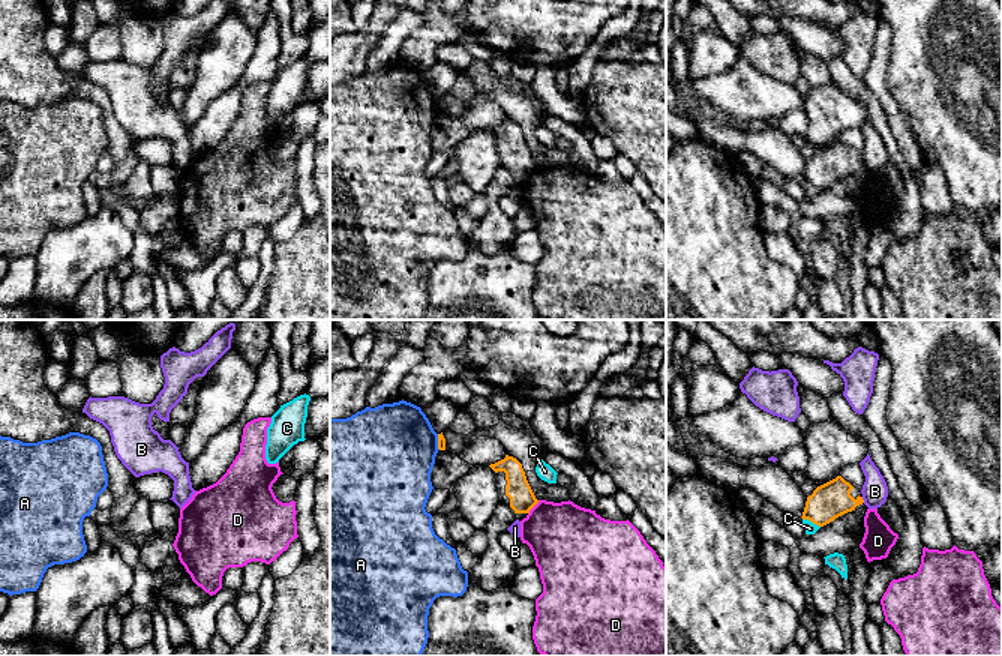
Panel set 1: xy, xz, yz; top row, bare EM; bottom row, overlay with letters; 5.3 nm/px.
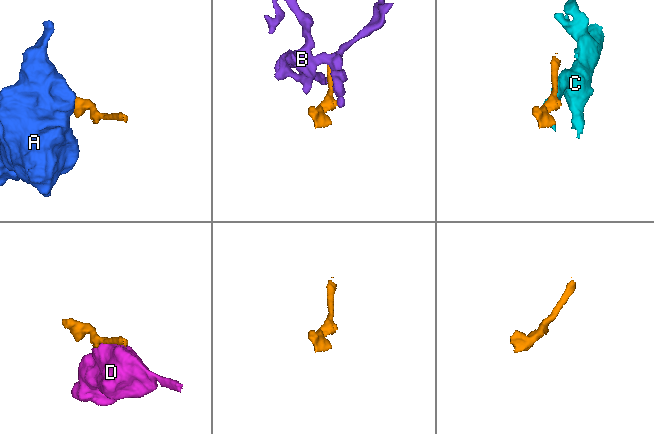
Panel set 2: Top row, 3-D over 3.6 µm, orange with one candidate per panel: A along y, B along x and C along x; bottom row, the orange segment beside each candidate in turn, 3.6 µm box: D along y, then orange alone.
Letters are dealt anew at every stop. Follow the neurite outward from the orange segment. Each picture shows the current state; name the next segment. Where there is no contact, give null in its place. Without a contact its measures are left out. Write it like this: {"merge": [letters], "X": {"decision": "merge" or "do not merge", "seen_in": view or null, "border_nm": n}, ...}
{"merge": [], "A": {"decision": "do not merge", "seen_in": "xz", "border_nm": 90}, "B": {"decision": "do not merge", "seen_in": "yz", "border_nm": 40}, "C": {"decision": "do not merge", "seen_in": "yz", "border_nm": 110}, "D": {"decision": "do not merge", "seen_in": "xz", "border_nm": 100}}

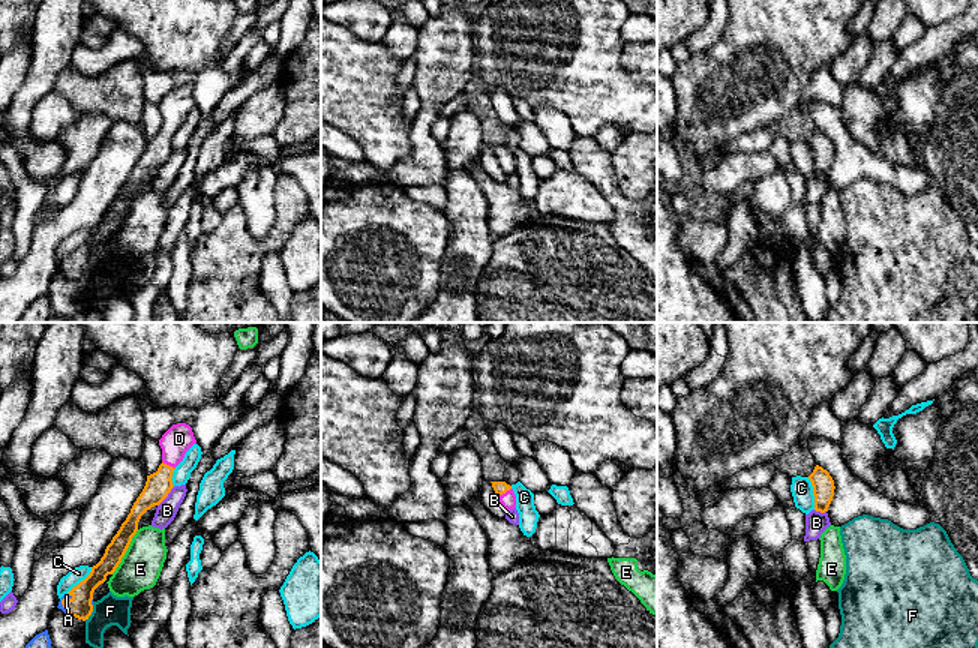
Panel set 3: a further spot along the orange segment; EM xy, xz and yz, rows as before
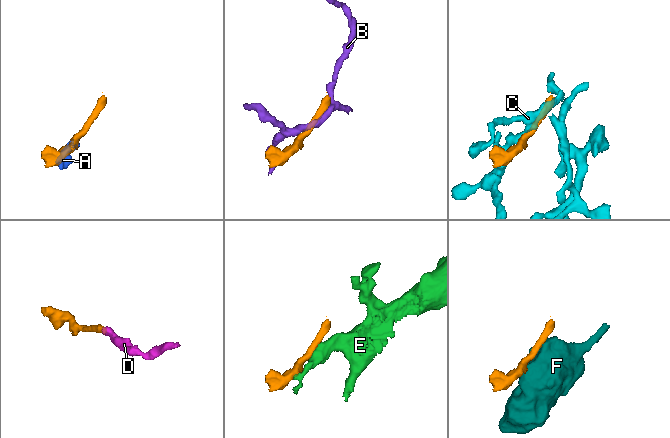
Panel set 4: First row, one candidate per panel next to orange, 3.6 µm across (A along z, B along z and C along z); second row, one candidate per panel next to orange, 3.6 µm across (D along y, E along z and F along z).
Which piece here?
{"merge": ["A", "D"], "A": {"decision": "merge", "seen_in": "xy", "border_nm": 110}, "B": {"decision": "do not merge", "seen_in": "xy", "border_nm": 140}, "C": {"decision": "do not merge", "seen_in": "yz", "border_nm": 180}, "D": {"decision": "merge", "seen_in": "xz", "border_nm": 90}, "E": {"decision": "do not merge", "seen_in": "xy", "border_nm": 280}, "F": {"decision": "do not merge", "seen_in": "xy", "border_nm": 100}}

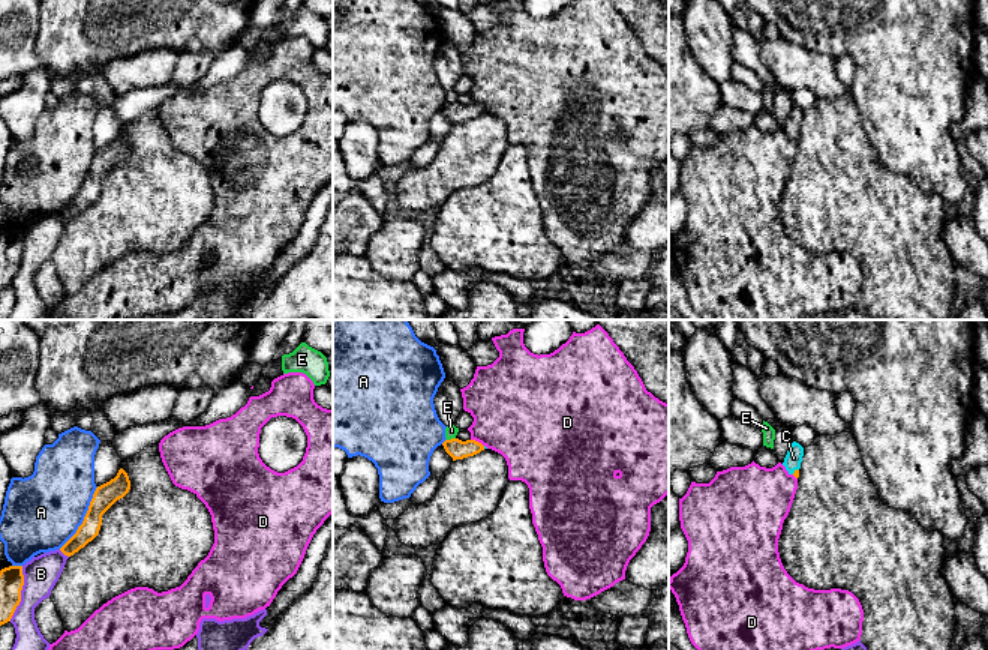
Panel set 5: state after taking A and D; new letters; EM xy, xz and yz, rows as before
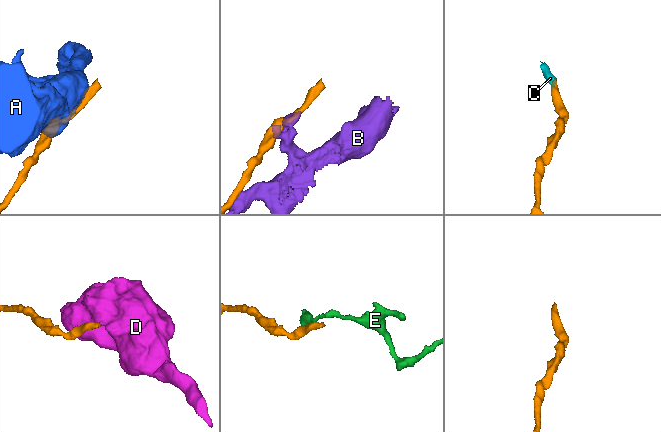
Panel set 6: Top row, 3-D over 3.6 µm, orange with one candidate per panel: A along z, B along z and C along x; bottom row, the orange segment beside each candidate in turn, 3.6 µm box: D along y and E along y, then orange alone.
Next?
{"merge": ["C"], "A": {"decision": "do not merge", "seen_in": "xy", "border_nm": 400}, "B": {"decision": "do not merge", "seen_in": "xy", "border_nm": 300}, "C": {"decision": "merge", "seen_in": "yz", "border_nm": 50}, "D": {"decision": "do not merge", "seen_in": "xz", "border_nm": 80}, "E": {"decision": "do not merge", "seen_in": "xz", "border_nm": 50}}

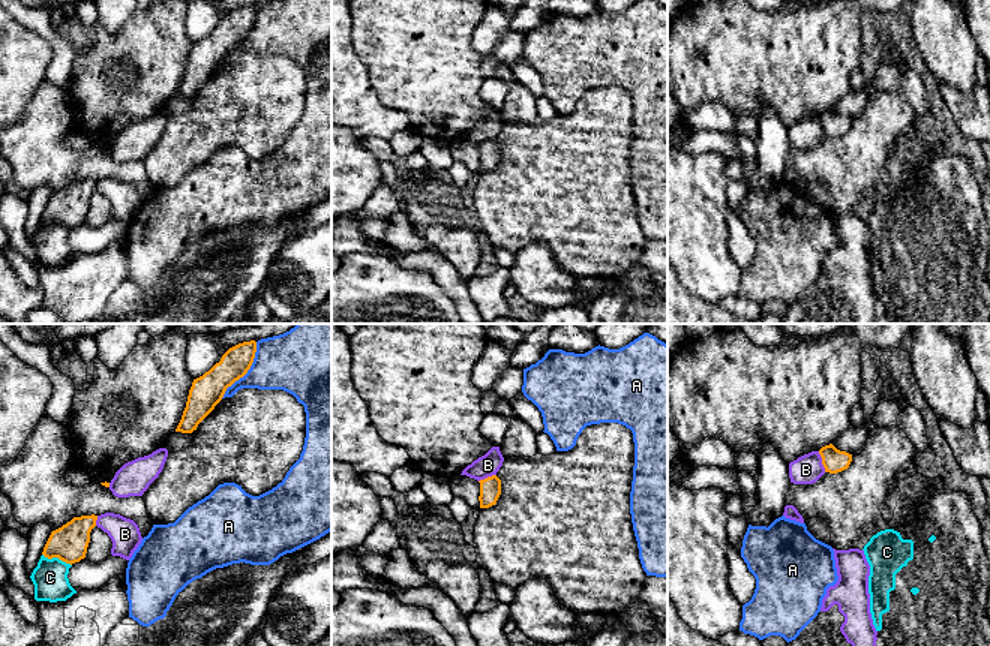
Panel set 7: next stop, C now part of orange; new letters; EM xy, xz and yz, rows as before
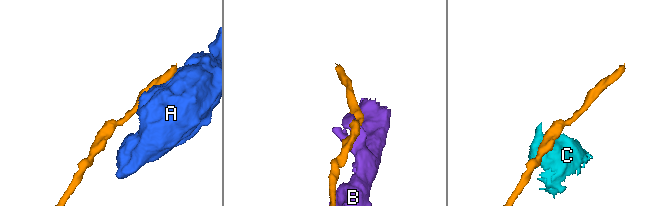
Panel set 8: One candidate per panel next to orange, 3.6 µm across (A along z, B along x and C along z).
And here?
{"merge": [], "A": {"decision": "do not merge", "seen_in": "xy", "border_nm": 360}, "B": {"decision": "do not merge", "seen_in": "yz", "border_nm": 120}, "C": {"decision": "do not merge", "seen_in": "xy", "border_nm": 170}}

